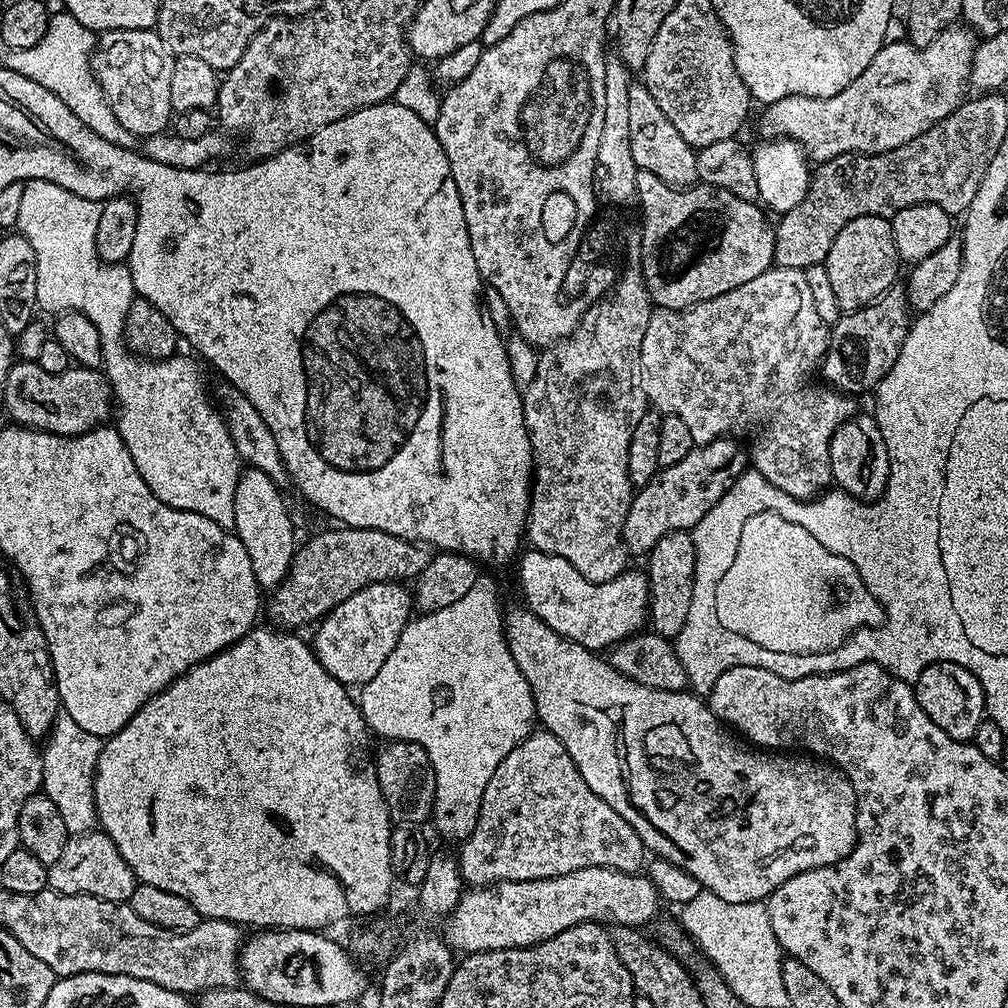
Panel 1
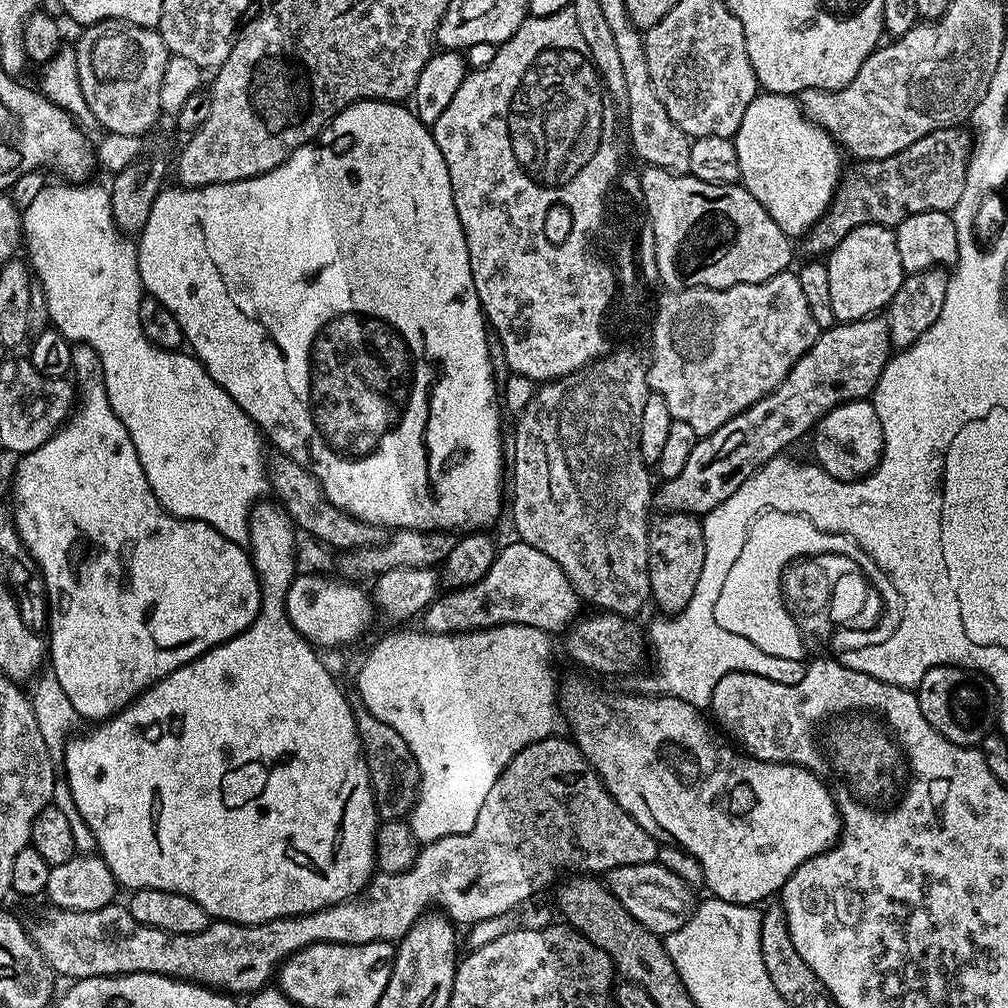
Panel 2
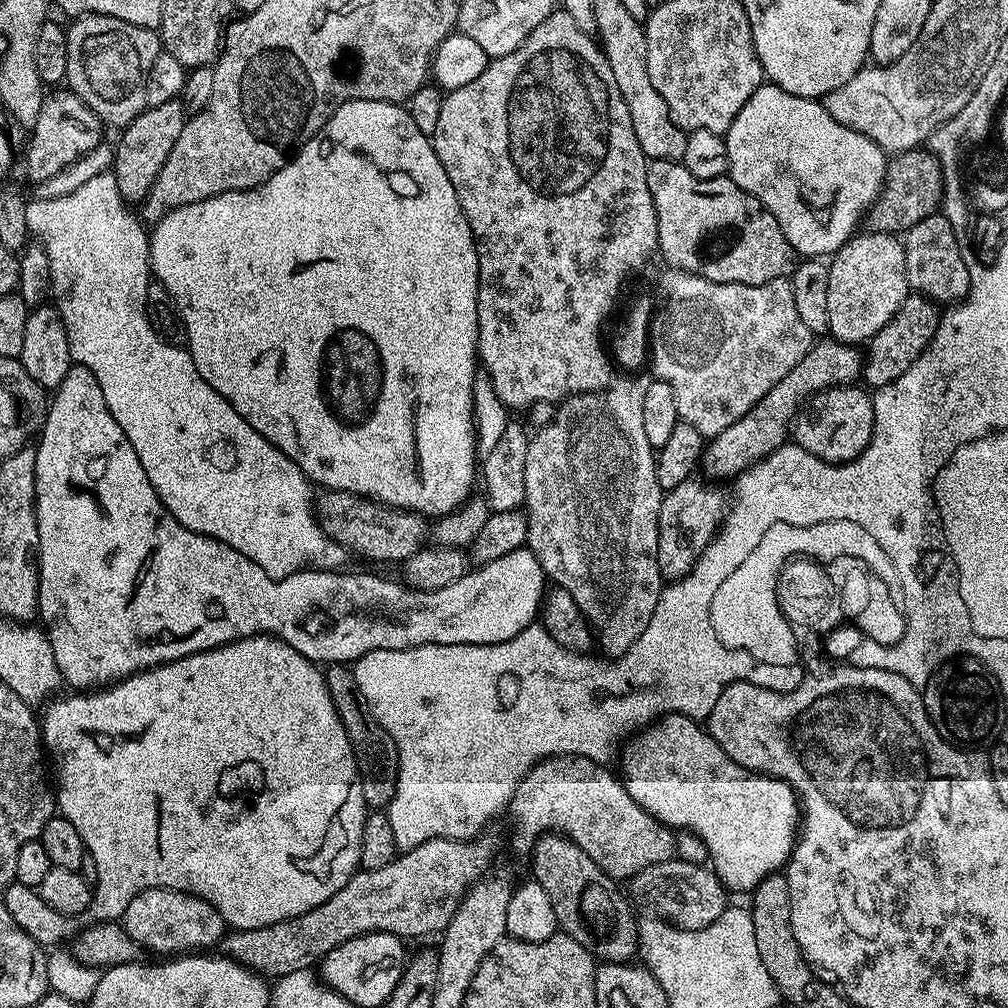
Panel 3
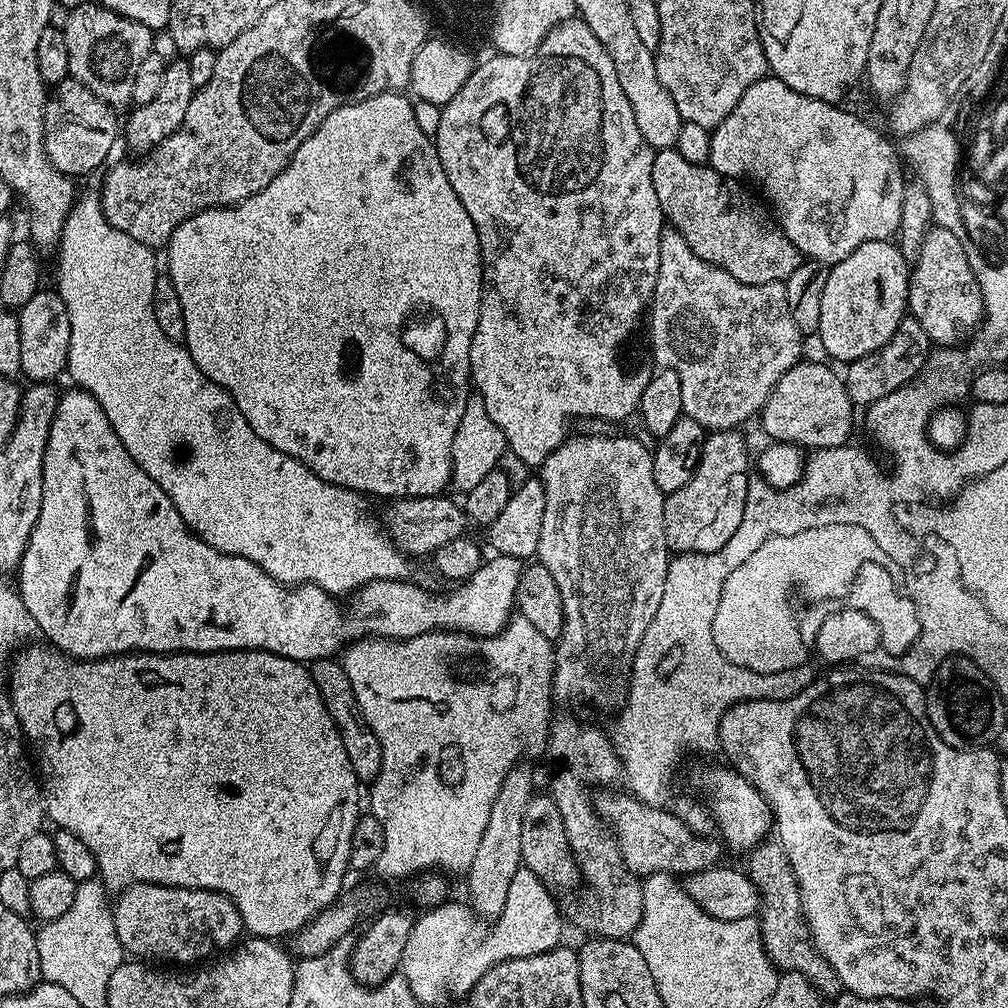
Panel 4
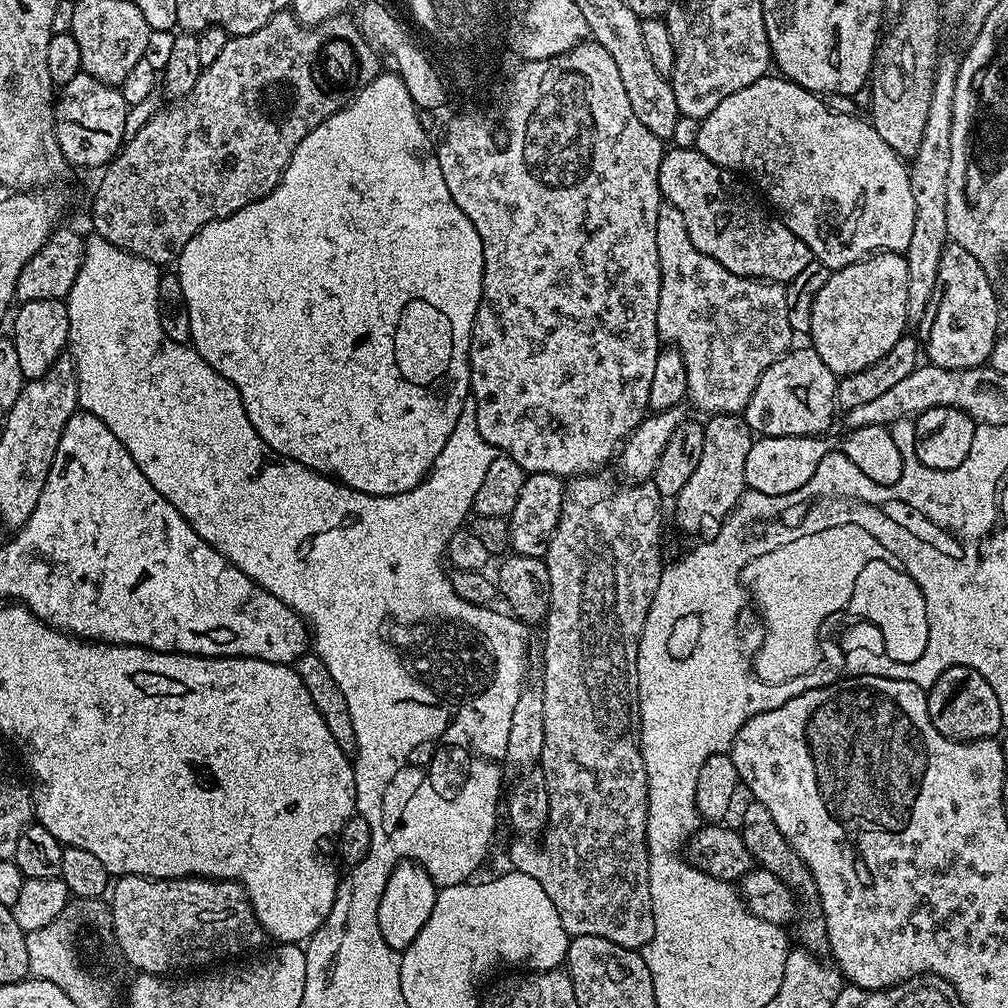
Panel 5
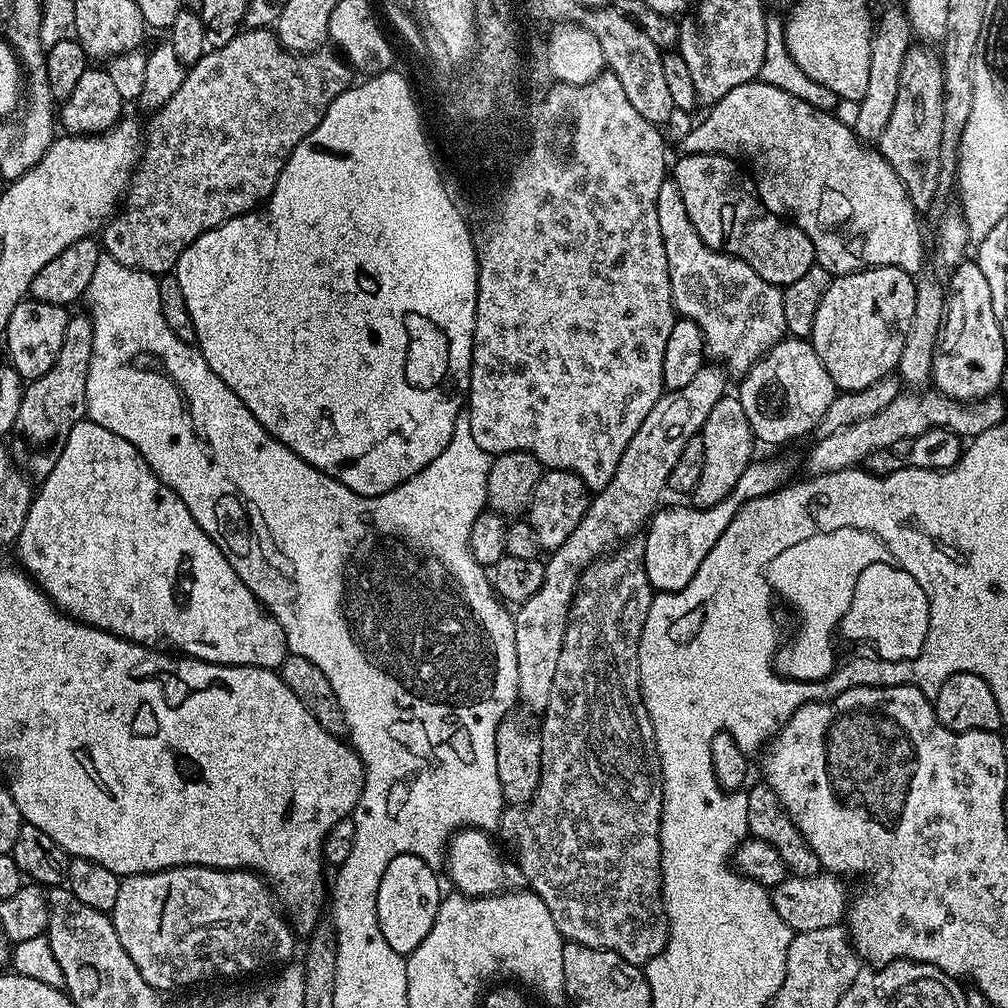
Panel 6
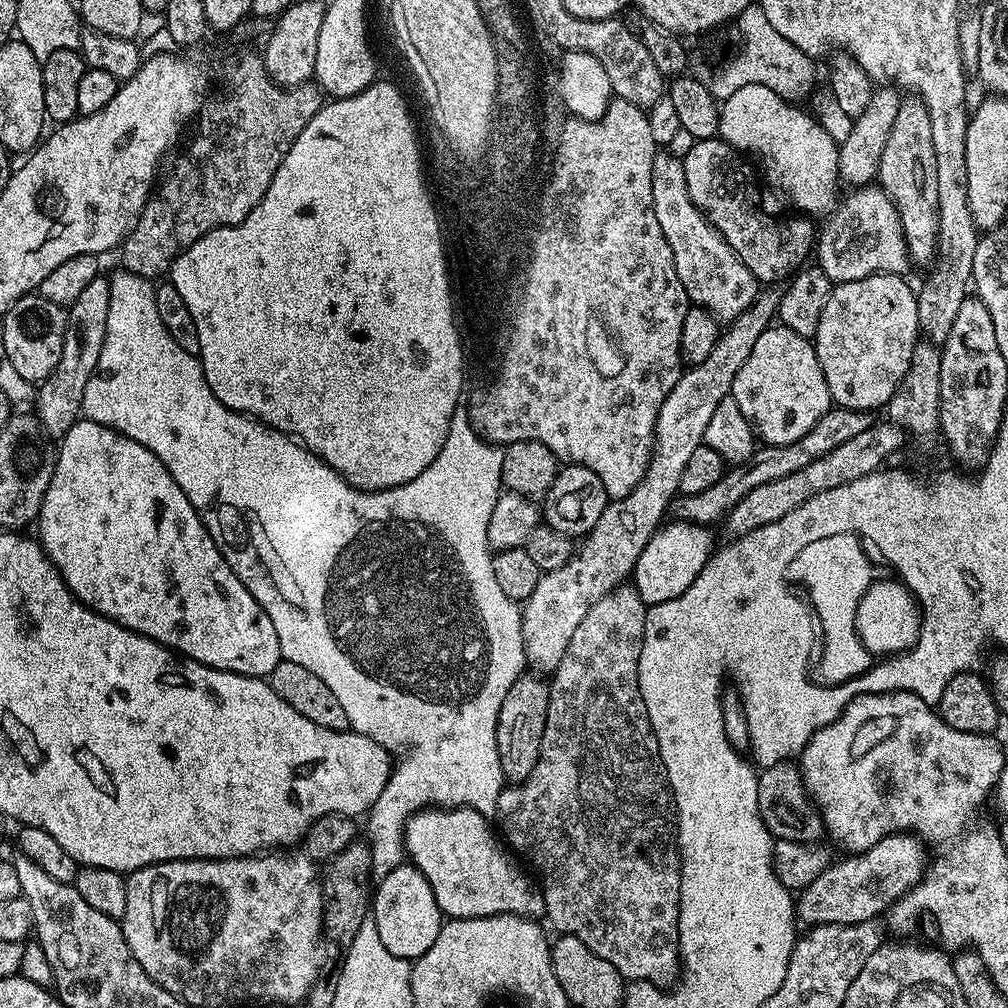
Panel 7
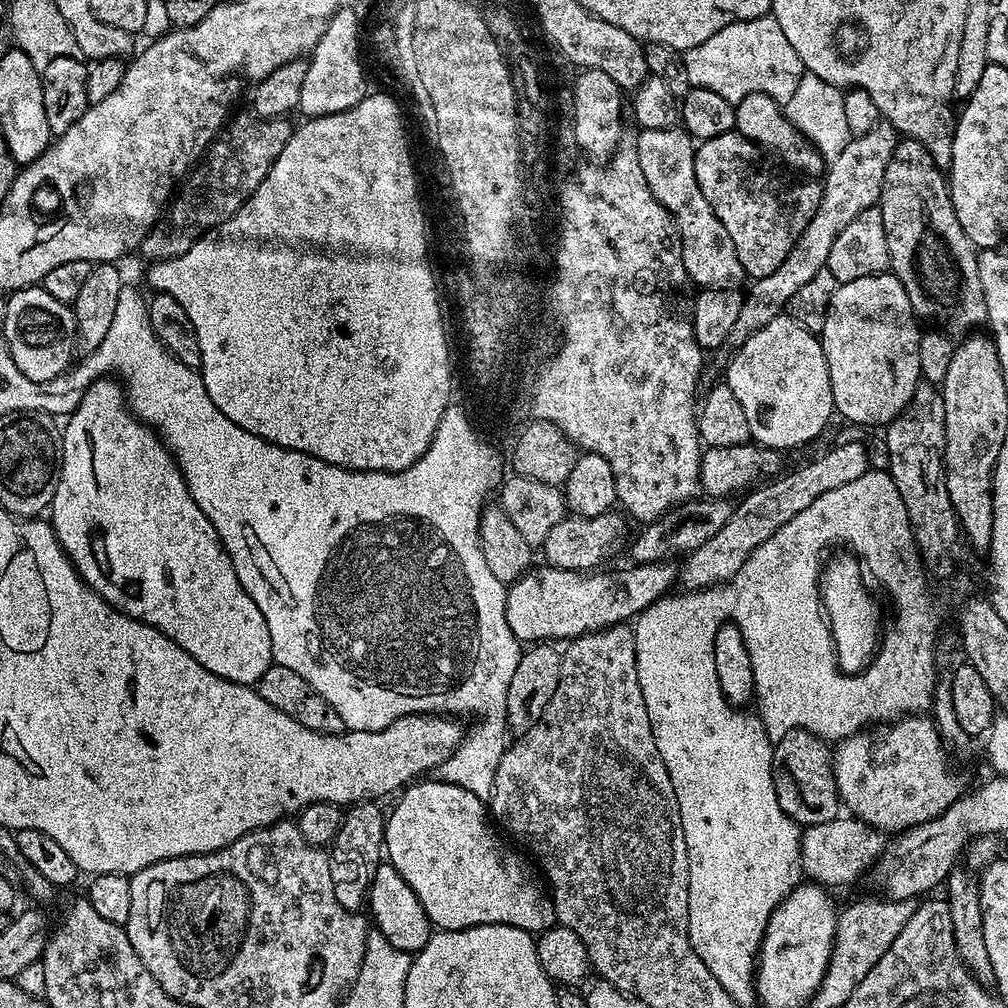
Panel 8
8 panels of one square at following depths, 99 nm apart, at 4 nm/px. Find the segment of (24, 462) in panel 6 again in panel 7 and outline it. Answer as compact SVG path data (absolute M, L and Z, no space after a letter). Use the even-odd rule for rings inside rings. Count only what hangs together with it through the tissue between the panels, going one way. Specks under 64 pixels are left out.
M101 274L88 283L82 294L67 305L66 339L62 341L62 358L58 366L35 389L34 415L45 433L52 438L62 438L82 416L82 398L86 394L86 382L96 372L98 354L102 354L102 342L106 338L106 310L108 309L109 277Z

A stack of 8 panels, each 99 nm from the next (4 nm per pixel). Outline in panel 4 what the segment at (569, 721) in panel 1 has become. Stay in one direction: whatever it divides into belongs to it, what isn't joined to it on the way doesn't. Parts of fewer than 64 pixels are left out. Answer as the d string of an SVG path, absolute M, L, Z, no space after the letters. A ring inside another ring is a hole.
M731 766L723 767L708 768L701 774L700 788L704 791L705 796L703 799L712 809L719 839L731 851L733 848L736 852L748 854L763 844L769 833L773 831L772 811L766 798L762 798L762 794L753 784L746 782L746 778L742 778L742 774L738 774L735 768Z

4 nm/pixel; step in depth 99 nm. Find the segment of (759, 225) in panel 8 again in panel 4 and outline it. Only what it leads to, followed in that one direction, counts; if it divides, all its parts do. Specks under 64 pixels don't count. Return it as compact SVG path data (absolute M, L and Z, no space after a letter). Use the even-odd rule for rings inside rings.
M661 148L656 152L652 173L654 194L658 194L658 202L667 223L676 228L678 234L682 234L686 246L690 246L690 250L694 250L698 258L717 264L719 268L726 270L726 274L747 284L779 284L788 280L794 270L798 270L802 259L798 246L794 246L794 242L786 238L786 234L776 223L775 215L741 181L715 172L708 164L686 162L686 158L682 158L682 154L678 154L675 148Z

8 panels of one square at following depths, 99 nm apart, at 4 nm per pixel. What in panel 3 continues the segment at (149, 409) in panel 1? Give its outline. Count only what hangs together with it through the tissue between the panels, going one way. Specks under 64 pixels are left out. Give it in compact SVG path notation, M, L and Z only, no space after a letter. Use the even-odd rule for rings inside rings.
M112 174L90 178L90 182L82 182L82 187L79 190L65 190L61 196L52 196L49 200L29 199L26 203L26 226L29 233L44 245L46 254L50 258L54 306L64 319L73 361L86 366L94 374L96 386L102 390L104 395L104 404L110 406L110 414L114 414L114 422L118 422L118 426L122 426L126 438L130 438L130 442L138 454L138 462L142 462L142 470L146 470L146 478L150 478L150 486L154 486L158 498L179 524L195 532L201 532L203 536L213 536L216 540L220 540L226 546L236 550L238 554L246 554L246 558L258 562L258 566L262 566L262 570L266 570L266 574L270 574L274 578L289 576L301 571L305 566L312 570L343 569L346 551L342 545L325 534L317 523L317 517L314 515L313 485L303 470L286 454L282 454L282 450L278 450L270 441L262 438L262 434L258 434L258 430L254 430L250 426L250 422L246 422L246 418L242 418L242 414L238 414L238 410L234 410L234 406L230 406L230 402L226 402L226 398L222 398L222 394L218 394L218 390L214 390L214 386L210 386L210 382L206 382L206 378L202 378L202 374L198 374L198 368L194 366L187 347L175 348L174 345L167 344L166 341L162 340L164 338L161 333L154 327L148 306L150 287L148 237L150 232L147 227L143 228L145 225L141 223L138 216L138 221L136 221L135 214L128 208L131 207L122 198L116 177Z

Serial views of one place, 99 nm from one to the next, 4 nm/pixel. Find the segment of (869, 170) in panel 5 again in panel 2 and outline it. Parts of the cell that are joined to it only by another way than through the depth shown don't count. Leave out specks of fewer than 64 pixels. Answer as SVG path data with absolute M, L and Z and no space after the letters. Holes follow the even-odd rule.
M761 91L746 106L746 114L742 114L742 126L738 126L734 137L738 154L739 183L778 222L778 226L789 238L803 237L812 231L813 226L828 213L832 206L832 198L836 195L842 179L840 156L842 149L832 135L822 130L800 108L800 101L795 95L783 96L777 92Z

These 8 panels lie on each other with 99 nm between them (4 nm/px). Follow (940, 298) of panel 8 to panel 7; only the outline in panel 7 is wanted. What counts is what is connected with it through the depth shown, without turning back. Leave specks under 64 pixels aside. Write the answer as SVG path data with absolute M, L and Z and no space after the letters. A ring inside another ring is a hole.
M908 98L901 103L898 118L894 118L894 126L890 126L890 138L886 138L886 150L882 150L878 184L896 208L909 261L913 265L931 265L938 252L940 234L938 174L930 118L919 99Z

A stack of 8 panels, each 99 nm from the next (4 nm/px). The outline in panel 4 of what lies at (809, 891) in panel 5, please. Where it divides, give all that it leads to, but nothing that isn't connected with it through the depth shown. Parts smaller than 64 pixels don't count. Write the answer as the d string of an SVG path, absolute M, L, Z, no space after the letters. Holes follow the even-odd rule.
M768 838L747 857L747 860L747 874L756 883L760 895L758 919L762 942L769 960L781 973L802 974L818 989L821 997L839 996L844 991L844 983L838 978L838 974L834 974L834 966L830 966L830 962L826 962L826 958L822 958L822 954L814 946L812 935L808 932L808 923L804 921L798 878L794 878L794 866L790 866L786 850L775 839Z

